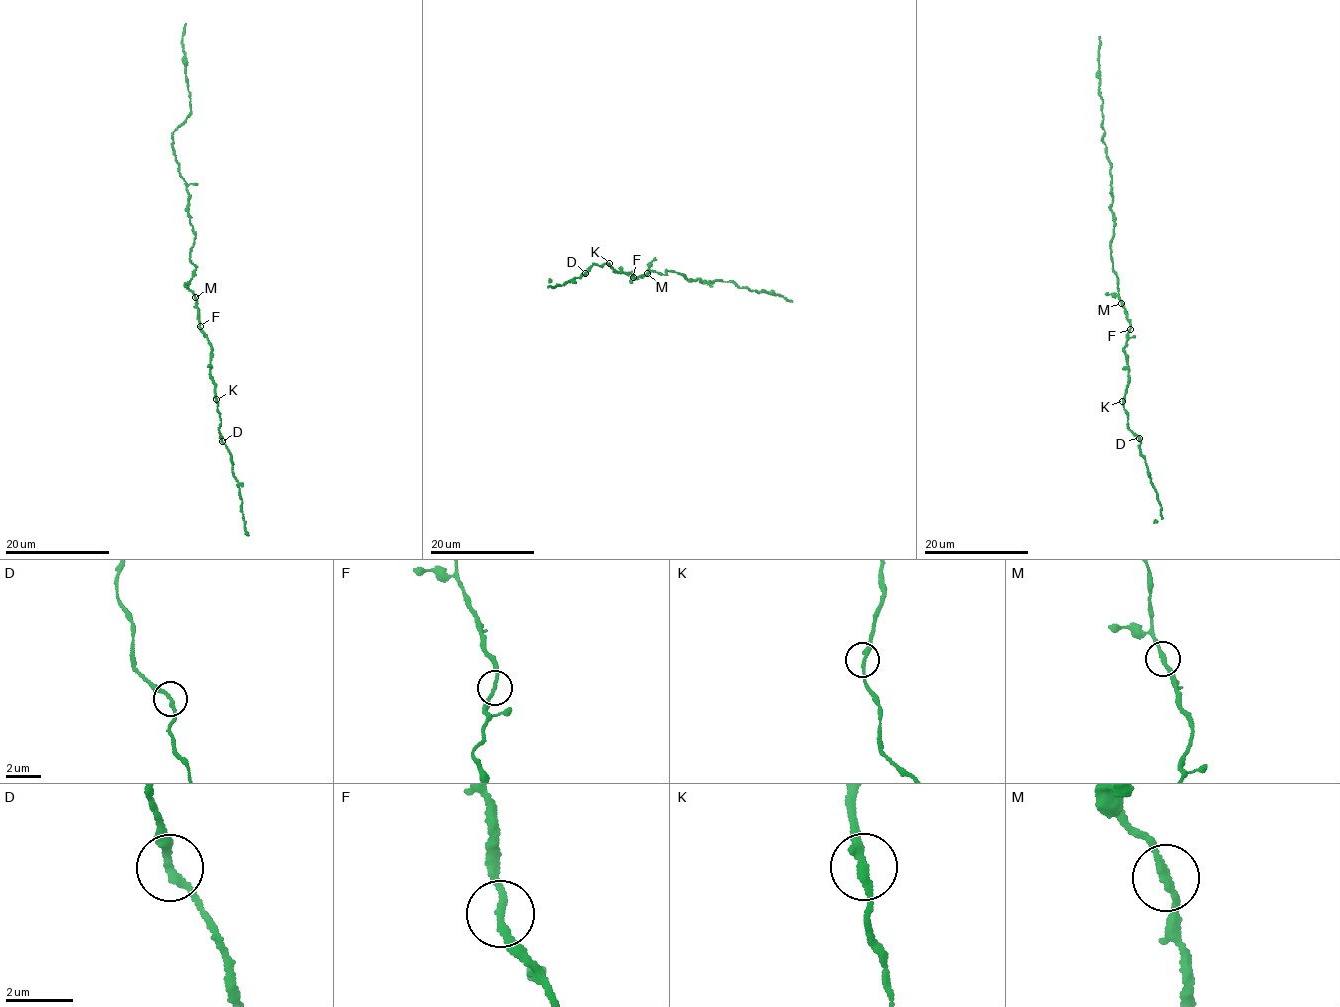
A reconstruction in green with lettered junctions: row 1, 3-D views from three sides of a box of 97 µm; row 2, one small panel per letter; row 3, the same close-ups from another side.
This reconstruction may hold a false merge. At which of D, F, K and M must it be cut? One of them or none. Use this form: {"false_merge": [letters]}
{"false_merge": []}

